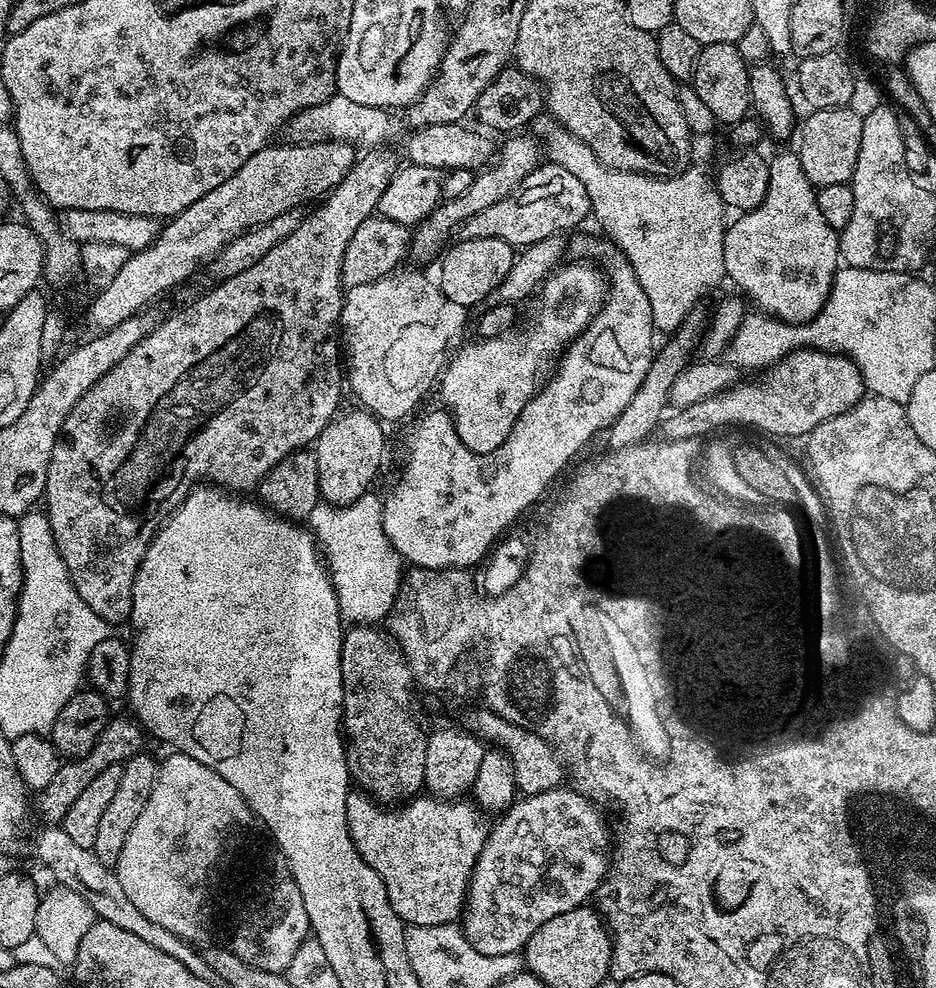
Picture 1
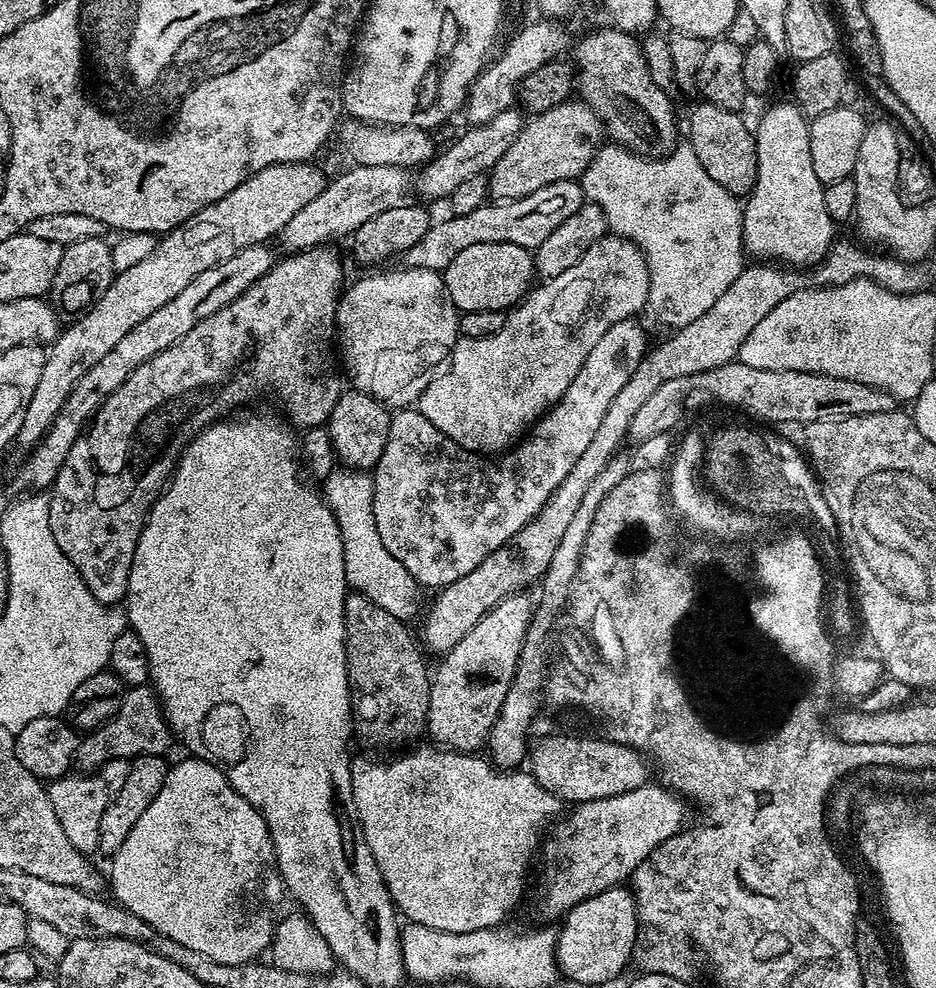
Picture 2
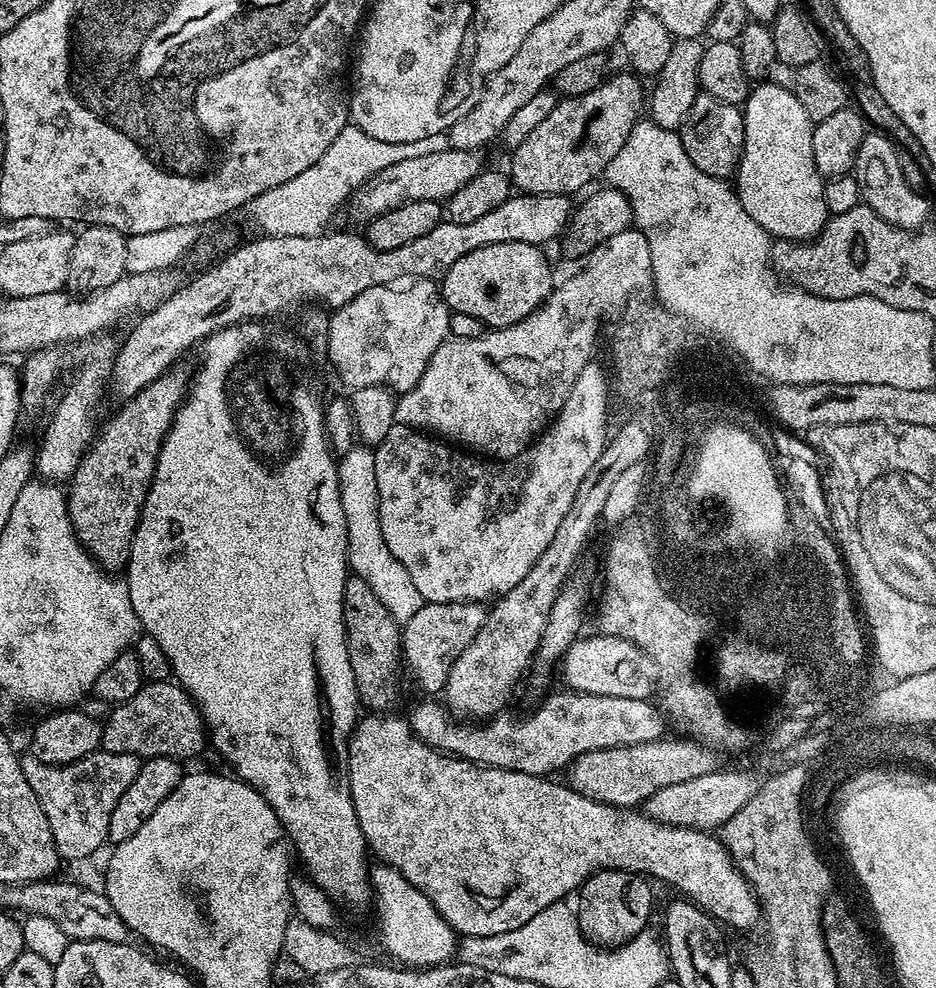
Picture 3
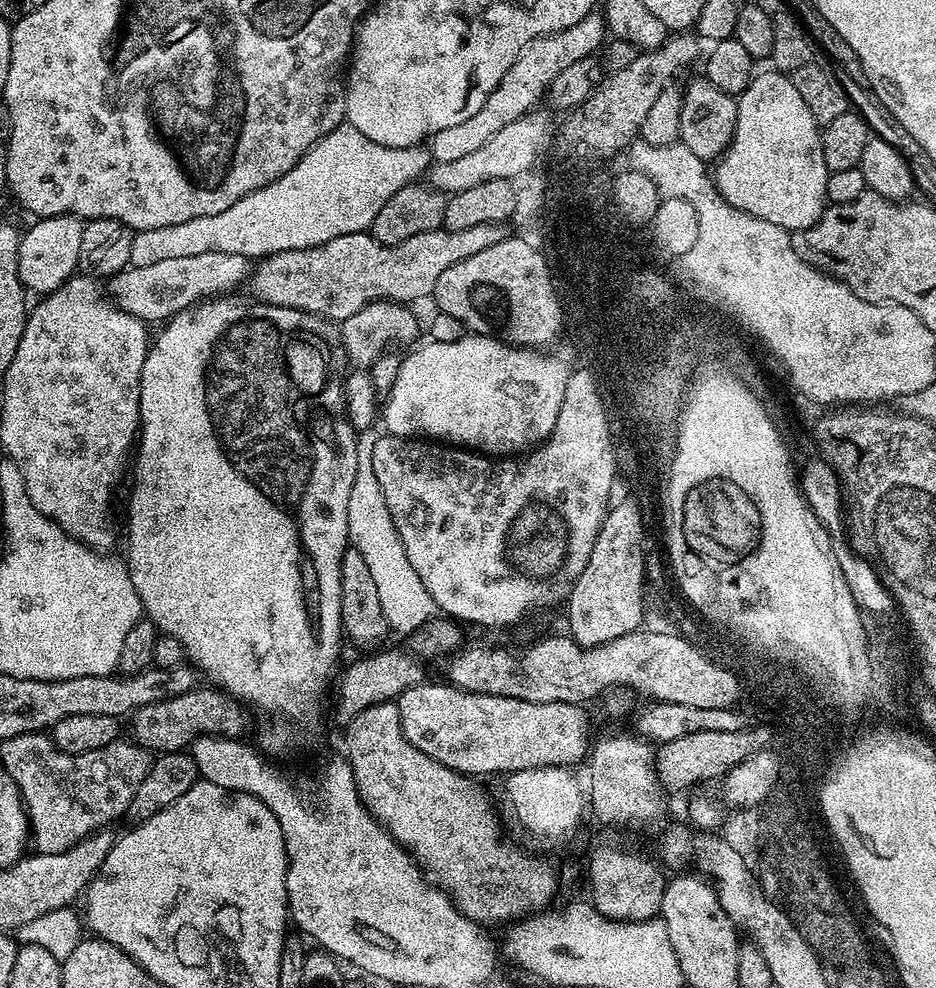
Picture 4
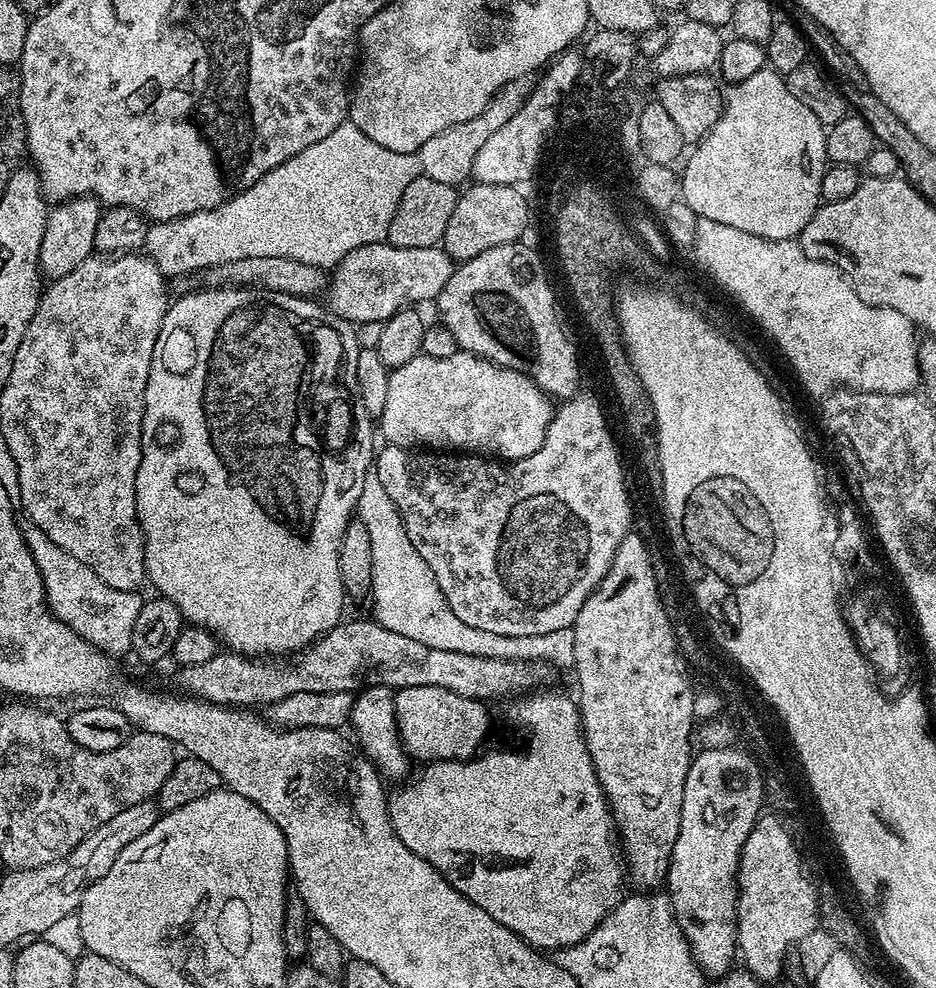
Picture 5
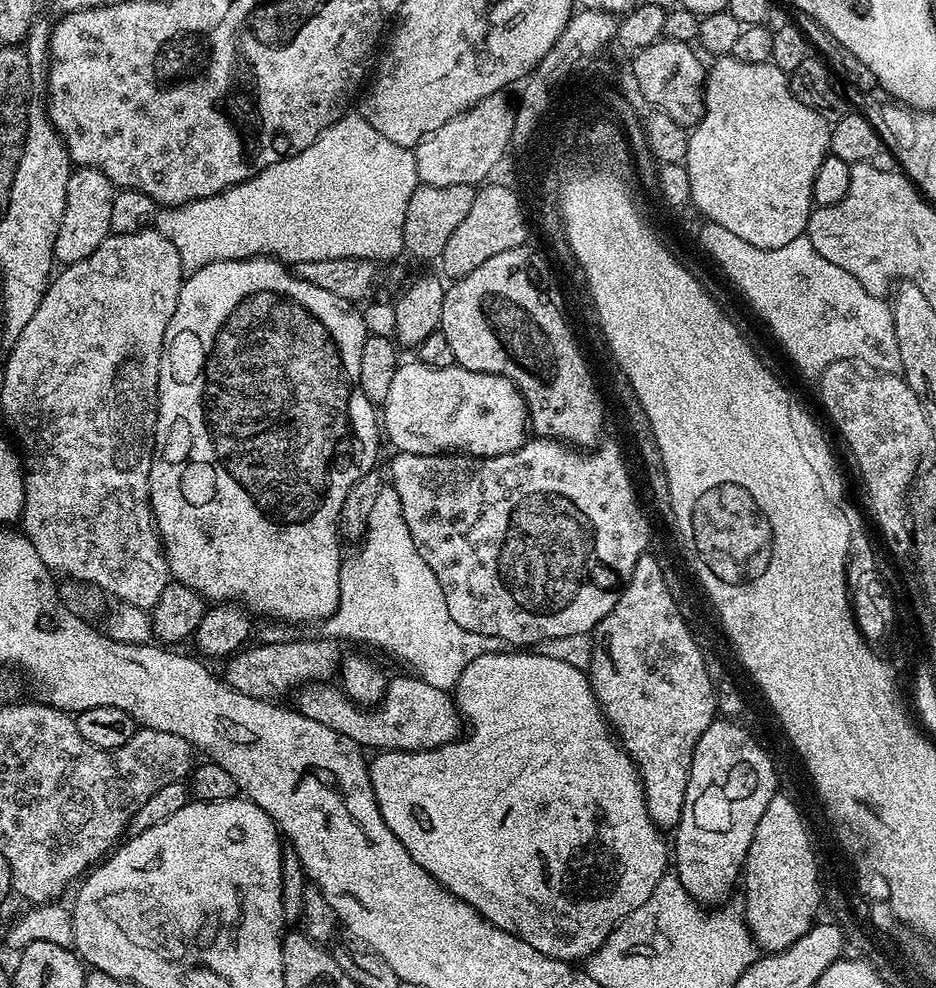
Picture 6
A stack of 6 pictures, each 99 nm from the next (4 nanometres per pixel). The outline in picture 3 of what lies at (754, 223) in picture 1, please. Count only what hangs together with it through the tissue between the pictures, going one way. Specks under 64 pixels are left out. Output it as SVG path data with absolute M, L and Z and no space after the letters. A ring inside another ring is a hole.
M757 83L742 105L744 149L734 173L734 191L746 214L750 214L750 218L754 218L769 236L777 241L784 240L780 242L807 242L822 231L830 215L824 201L825 177L820 175L818 166L814 166L814 125L791 87L768 83Z

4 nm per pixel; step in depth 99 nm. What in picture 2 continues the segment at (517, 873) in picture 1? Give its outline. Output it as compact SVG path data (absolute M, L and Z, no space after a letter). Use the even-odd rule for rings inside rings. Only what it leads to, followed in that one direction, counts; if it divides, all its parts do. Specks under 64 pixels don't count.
M648 782L614 797L577 803L568 816L568 823L555 825L554 838L550 839L546 852L554 860L552 867L538 888L538 908L542 915L550 918L563 917L570 909L588 897L604 890L619 887L632 875L633 870L652 853L657 846L671 841L684 822L685 801L671 789Z

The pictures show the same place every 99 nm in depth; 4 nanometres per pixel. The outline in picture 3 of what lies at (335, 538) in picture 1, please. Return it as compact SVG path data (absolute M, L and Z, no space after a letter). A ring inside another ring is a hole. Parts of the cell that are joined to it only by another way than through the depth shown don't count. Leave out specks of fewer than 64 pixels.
M356 442L348 453L339 457L336 465L342 510L346 514L348 566L358 578L362 578L362 582L366 582L370 586L370 590L374 590L374 594L378 594L382 606L386 606L386 610L390 610L390 614L395 620L405 622L413 618L426 601L422 598L422 594L418 594L418 586L414 586L414 582L410 582L410 574L406 574L406 566L402 566L402 562L398 562L398 558L394 558L394 554L390 554L390 550L386 546L386 538L382 538L382 526L378 522L378 477L374 474L375 457L376 453L369 445Z

